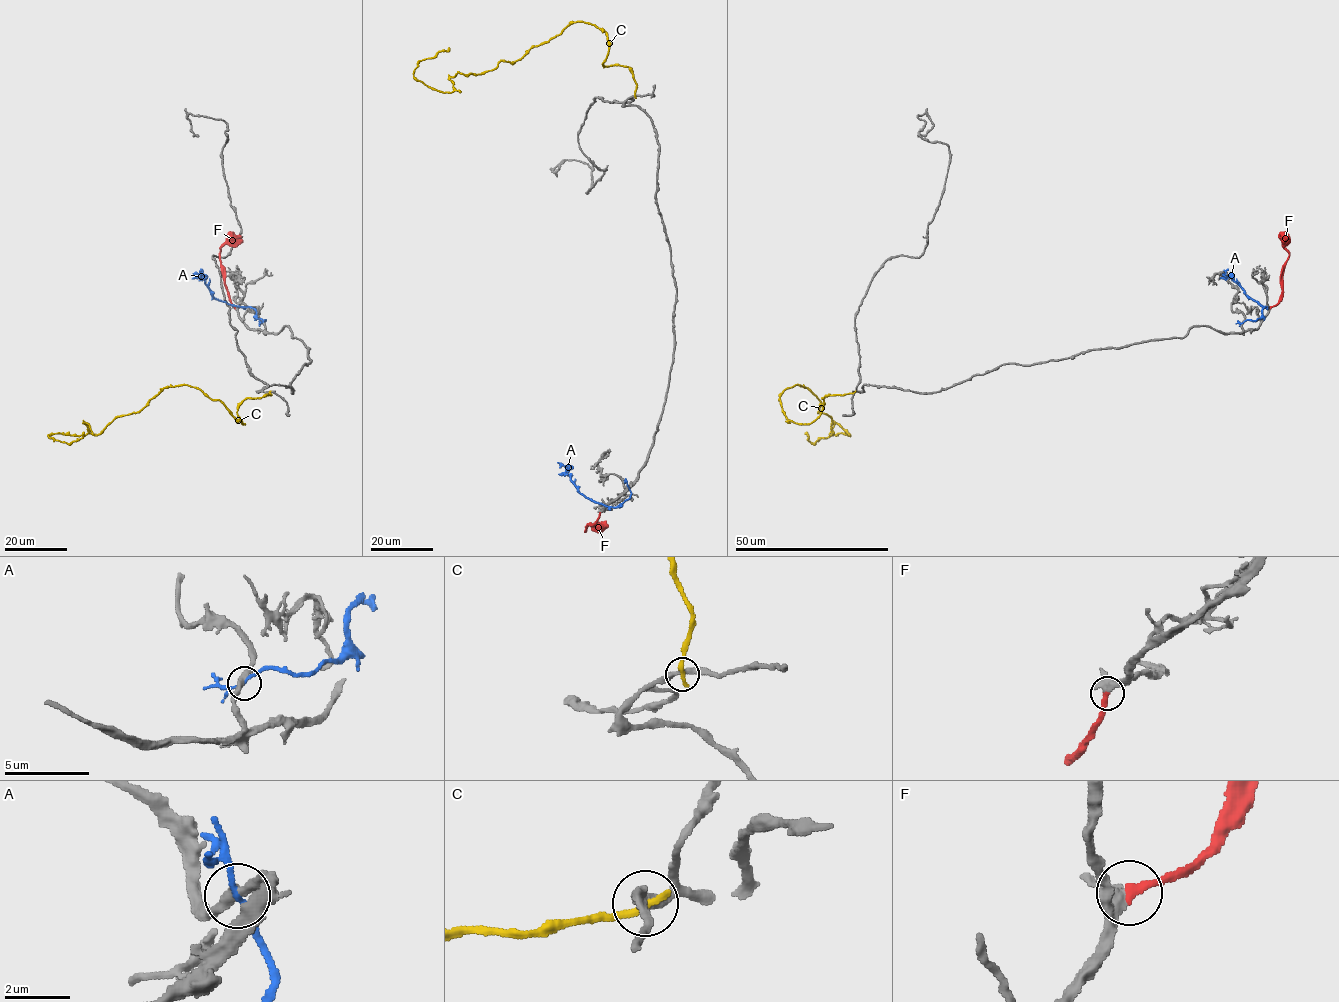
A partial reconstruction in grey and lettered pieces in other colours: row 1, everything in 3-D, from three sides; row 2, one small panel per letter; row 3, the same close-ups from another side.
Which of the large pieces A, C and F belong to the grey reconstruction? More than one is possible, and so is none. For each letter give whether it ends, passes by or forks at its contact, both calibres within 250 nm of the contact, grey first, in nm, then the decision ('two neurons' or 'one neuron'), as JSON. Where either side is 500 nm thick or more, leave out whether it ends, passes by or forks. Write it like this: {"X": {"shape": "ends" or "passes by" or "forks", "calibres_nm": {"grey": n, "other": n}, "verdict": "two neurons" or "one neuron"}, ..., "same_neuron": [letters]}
{"A": {"shape": "passes by", "calibres_nm": {"grey": 320, "other": 150}, "verdict": "two neurons"}, "C": {"shape": "ends", "calibres_nm": {"grey": 280, "other": 300}, "verdict": "two neurons"}, "F": {"shape": "ends", "calibres_nm": {"grey": 360, "other": 280}, "verdict": "one neuron"}, "same_neuron": ["F"]}

